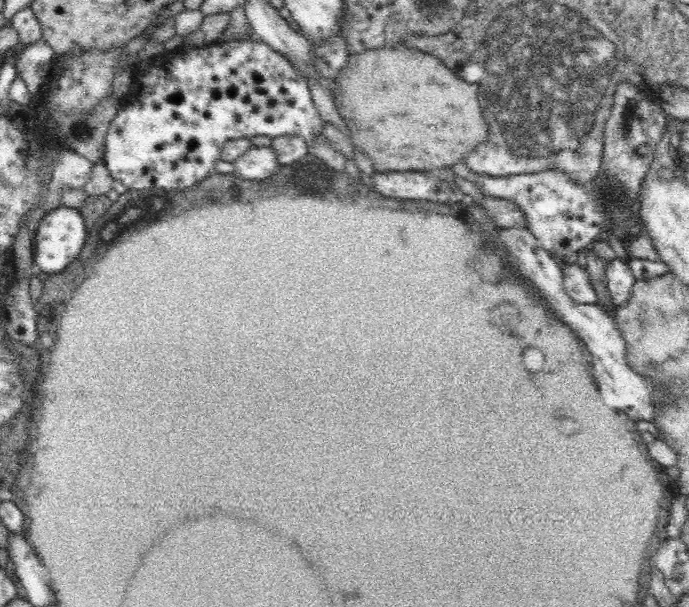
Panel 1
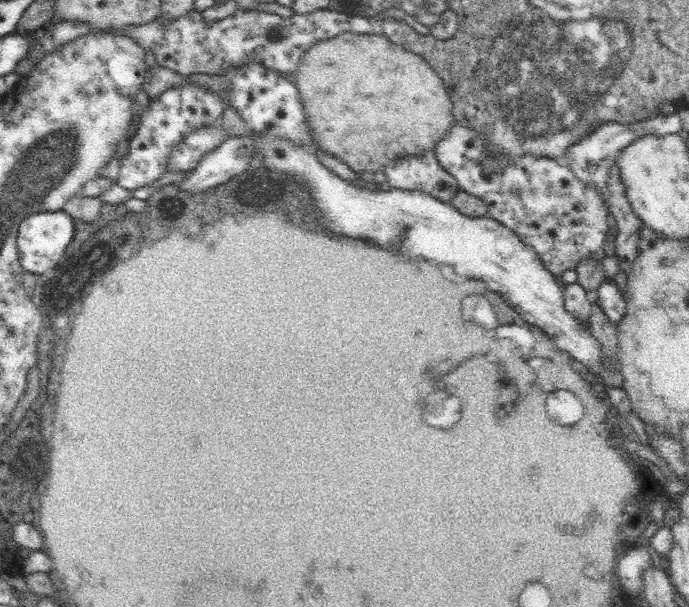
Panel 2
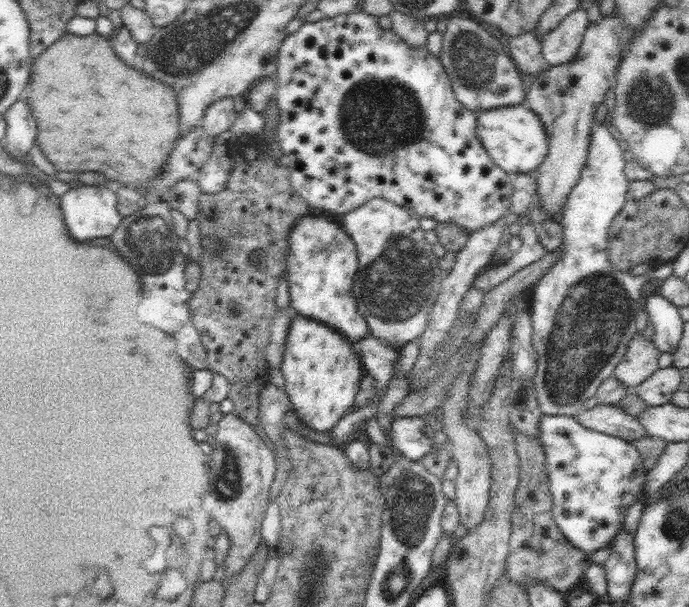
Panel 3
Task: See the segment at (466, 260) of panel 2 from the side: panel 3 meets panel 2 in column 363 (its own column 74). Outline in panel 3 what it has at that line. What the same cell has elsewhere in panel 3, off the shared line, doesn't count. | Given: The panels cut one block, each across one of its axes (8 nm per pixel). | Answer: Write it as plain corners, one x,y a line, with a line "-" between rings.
106,185
72,188
60,200
62,200
60,206
64,210
64,222
70,230
70,234
78,240
98,238
98,236
108,236
110,238
124,218
121,212
117,210
116,189

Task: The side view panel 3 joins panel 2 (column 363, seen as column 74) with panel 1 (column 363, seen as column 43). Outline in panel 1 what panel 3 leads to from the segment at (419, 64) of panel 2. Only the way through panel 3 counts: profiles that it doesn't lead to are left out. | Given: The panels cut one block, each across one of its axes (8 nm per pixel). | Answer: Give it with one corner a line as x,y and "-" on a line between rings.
405,43
392,48
382,46
349,56
340,73
344,73
344,78
334,78
331,89
334,104
351,131
350,140
354,148
366,152
374,160
375,170
447,171
453,164
470,156
476,146
488,140
488,124
484,122
478,104
477,86
458,78
434,55
416,48
410,49

